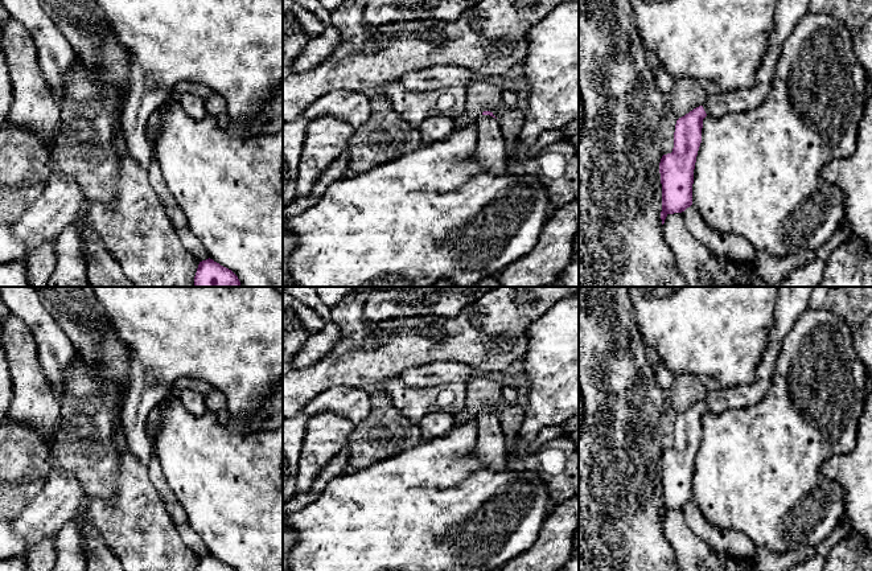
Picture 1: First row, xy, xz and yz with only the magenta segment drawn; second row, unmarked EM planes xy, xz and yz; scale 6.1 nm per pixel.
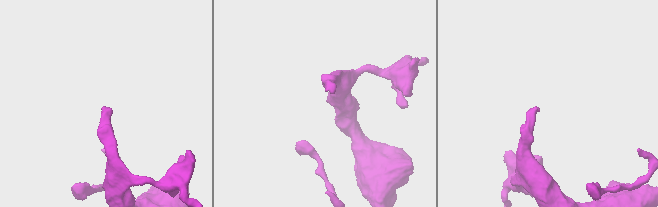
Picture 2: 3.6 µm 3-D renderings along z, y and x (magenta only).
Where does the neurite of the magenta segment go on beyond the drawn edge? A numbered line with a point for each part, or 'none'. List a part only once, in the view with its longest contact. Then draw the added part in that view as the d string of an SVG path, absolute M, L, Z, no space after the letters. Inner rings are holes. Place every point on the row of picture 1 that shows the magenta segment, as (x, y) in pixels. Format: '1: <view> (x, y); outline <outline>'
1: xz (490, 150); outline M480 115L477 160L490 173L507 173L506 144L499 122L490 115Z

